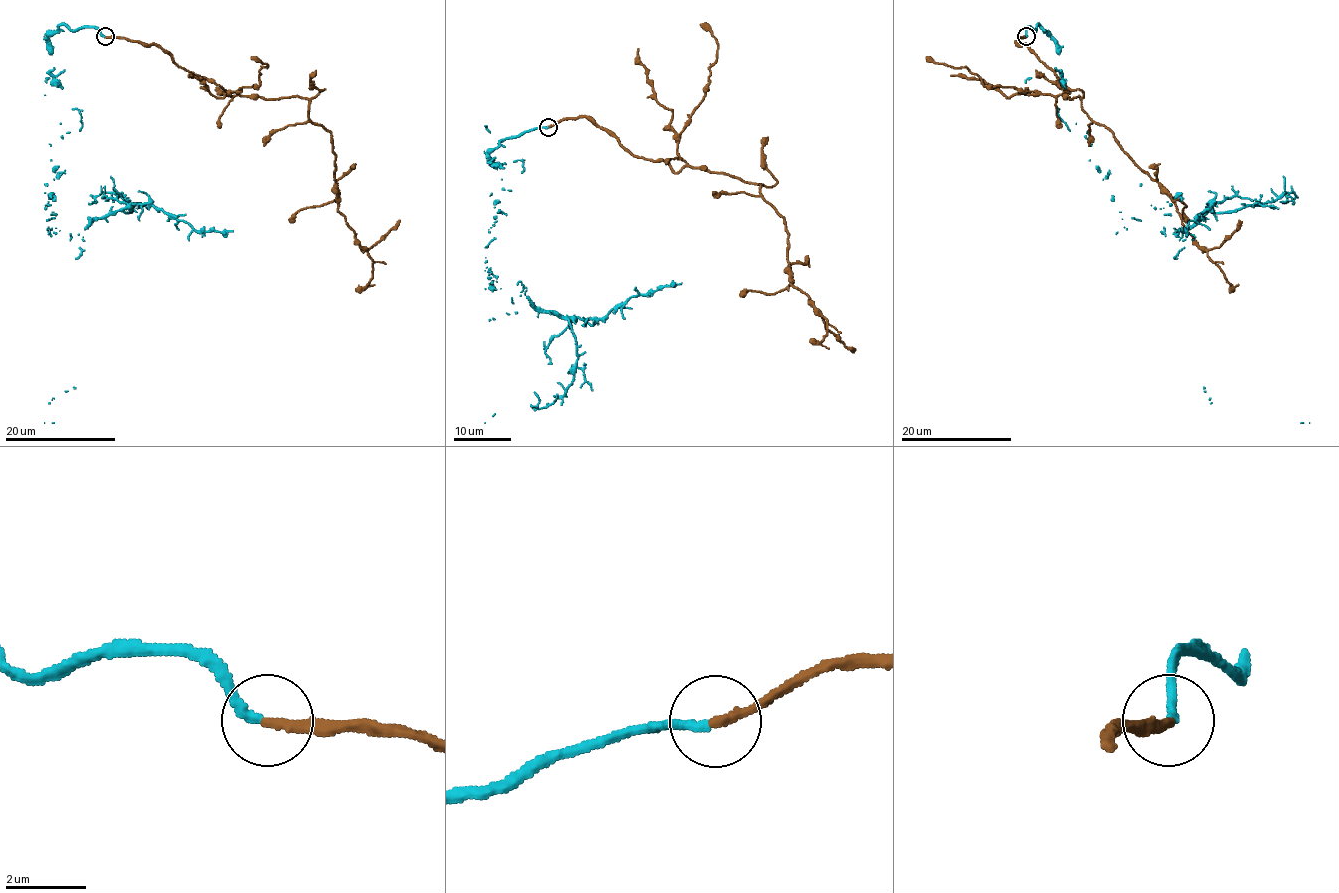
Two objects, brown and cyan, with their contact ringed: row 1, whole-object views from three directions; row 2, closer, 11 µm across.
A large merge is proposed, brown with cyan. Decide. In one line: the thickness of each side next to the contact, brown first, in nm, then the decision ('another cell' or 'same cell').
240/220 nm | same cell

